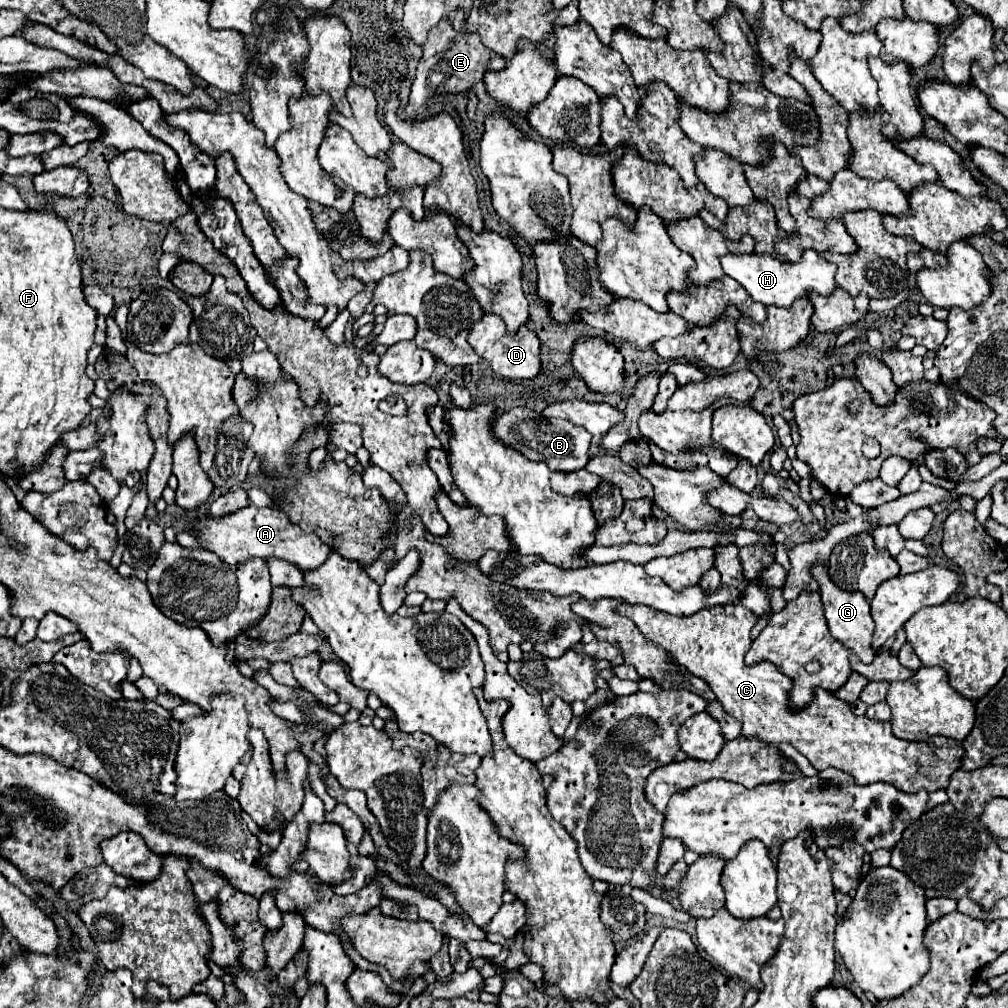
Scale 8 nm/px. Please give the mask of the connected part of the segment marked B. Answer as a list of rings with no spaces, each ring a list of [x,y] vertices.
[[[511,408],[503,414],[497,414],[491,420],[491,432],[499,442],[513,446],[525,458],[545,462],[551,472],[575,472],[585,468],[585,464],[589,462],[589,444],[593,436],[587,434],[587,430],[567,420],[551,422],[551,418],[543,418],[543,414],[529,408]]]

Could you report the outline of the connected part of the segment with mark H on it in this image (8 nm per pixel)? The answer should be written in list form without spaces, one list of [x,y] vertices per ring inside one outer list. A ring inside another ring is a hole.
[[[805,250],[805,256],[799,262],[781,262],[769,254],[745,254],[735,256],[727,254],[721,258],[721,266],[727,276],[737,280],[755,302],[761,302],[765,306],[779,306],[779,308],[791,308],[795,300],[807,298],[811,292],[819,292],[823,296],[833,294],[837,288],[835,272],[837,266],[827,262],[819,252]]]

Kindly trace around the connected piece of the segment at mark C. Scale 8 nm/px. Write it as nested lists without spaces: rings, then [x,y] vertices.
[[[621,604],[617,612],[631,618],[647,642],[665,648],[675,662],[687,668],[693,676],[705,680],[725,712],[743,724],[743,736],[755,736],[767,744],[787,742],[819,772],[833,766],[853,774],[859,784],[889,782],[903,792],[917,792],[921,788],[933,792],[947,788],[951,774],[961,766],[963,748],[959,742],[945,736],[933,736],[929,742],[905,742],[893,736],[889,722],[855,716],[847,702],[823,688],[815,688],[809,706],[791,708],[789,694],[793,680],[789,676],[781,674],[771,662],[759,662],[755,666],[745,664],[751,630],[759,618],[755,618],[755,614],[743,604],[723,606],[723,610],[699,610],[687,618],[631,604]]]

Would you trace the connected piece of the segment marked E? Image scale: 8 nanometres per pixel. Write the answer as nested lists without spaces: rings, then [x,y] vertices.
[[[445,18],[429,32],[429,38],[423,46],[423,58],[419,60],[419,66],[417,66],[417,76],[411,86],[411,96],[409,96],[409,104],[405,108],[405,114],[407,116],[415,114],[417,108],[427,104],[427,100],[431,96],[465,94],[479,80],[483,80],[485,72],[489,72],[489,70],[499,72],[505,66],[507,66],[507,62],[499,54],[493,54],[493,50],[487,50],[481,44],[481,40],[477,38],[477,34],[465,34],[465,36],[459,34],[453,30],[451,22]]]

